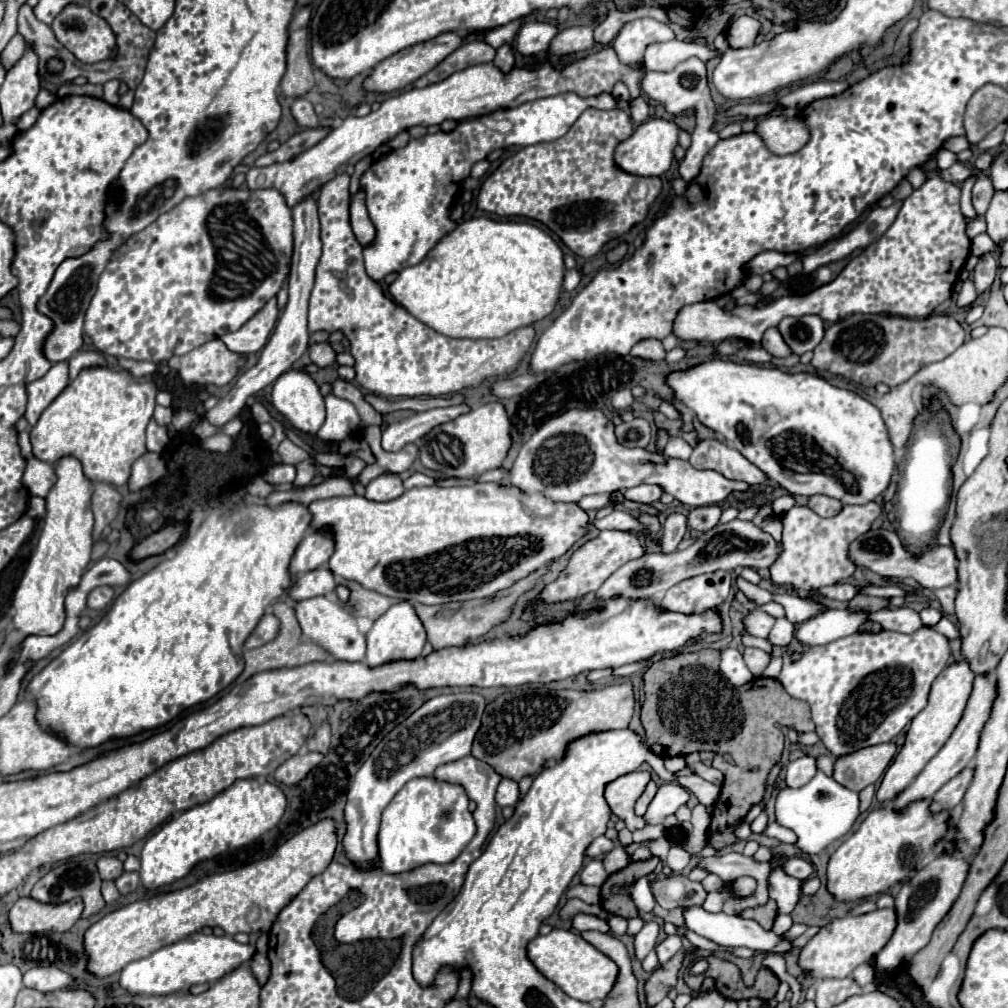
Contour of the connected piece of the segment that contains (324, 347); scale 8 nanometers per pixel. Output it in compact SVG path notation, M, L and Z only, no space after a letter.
M327 342L311 344L311 346L309 346L309 356L311 356L313 364L317 364L319 368L331 366L331 364L335 362L335 352L333 352L331 344L327 344Z

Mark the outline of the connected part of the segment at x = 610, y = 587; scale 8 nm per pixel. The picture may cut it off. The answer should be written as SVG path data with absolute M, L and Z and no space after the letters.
M731 520L727 524L717 524L709 532L703 532L685 550L675 550L671 554L663 554L663 552L643 554L641 558L623 564L619 570L615 570L603 582L603 586L597 590L597 598L609 600L609 598L619 596L619 594L625 598L663 596L677 582L683 582L685 578L693 578L699 574L707 574L707 572L715 572L715 570L735 570L737 566L769 568L779 552L781 552L781 544L777 544L759 526L755 526L753 522Z

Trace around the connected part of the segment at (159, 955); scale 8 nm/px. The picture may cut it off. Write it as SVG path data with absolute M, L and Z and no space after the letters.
M195 932L175 944L163 946L147 958L135 960L121 970L119 984L131 994L157 994L167 996L175 992L187 992L193 984L215 982L223 974L231 972L235 966L251 960L255 948L251 944L239 944L231 936L215 936Z

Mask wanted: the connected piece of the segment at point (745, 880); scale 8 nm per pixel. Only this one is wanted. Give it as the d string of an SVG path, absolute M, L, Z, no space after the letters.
M743 876L743 878L737 878L735 882L733 882L733 892L737 894L737 896L749 896L753 890L755 890L755 880L753 878L749 878L749 876Z

